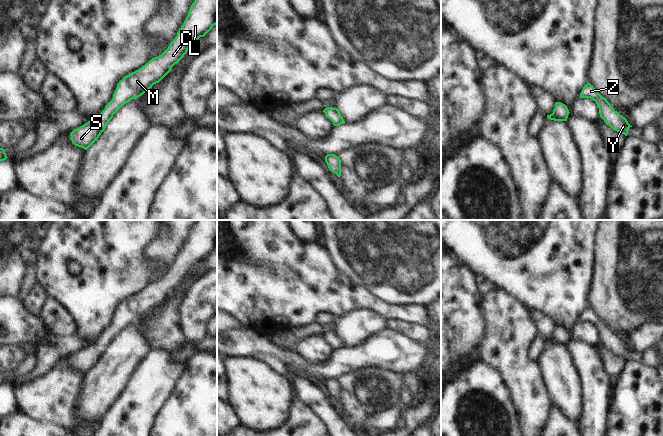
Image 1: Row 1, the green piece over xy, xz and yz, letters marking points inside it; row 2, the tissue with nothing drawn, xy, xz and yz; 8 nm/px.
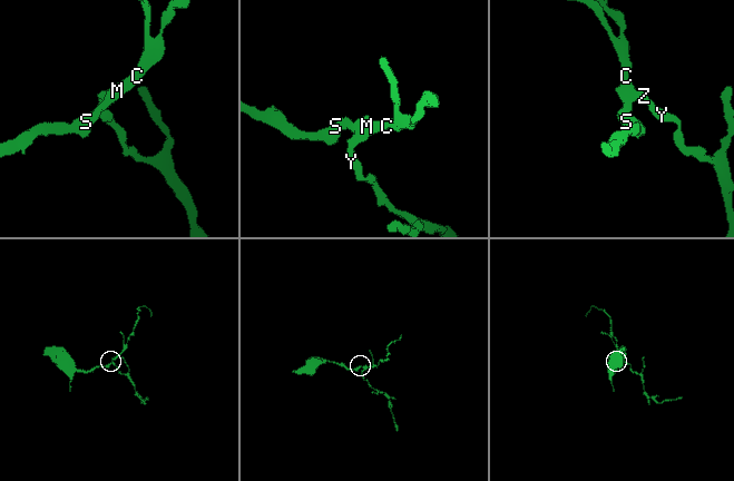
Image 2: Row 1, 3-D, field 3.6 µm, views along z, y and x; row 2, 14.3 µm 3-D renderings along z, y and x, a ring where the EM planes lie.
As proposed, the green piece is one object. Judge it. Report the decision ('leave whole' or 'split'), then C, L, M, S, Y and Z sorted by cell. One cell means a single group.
leave whole; C L M S Y Z

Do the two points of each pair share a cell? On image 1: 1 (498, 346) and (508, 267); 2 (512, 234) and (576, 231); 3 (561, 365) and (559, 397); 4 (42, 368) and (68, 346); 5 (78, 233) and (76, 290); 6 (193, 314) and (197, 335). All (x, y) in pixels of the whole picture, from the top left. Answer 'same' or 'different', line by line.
1: different
2: same
3: same
4: same
5: same
6: same

